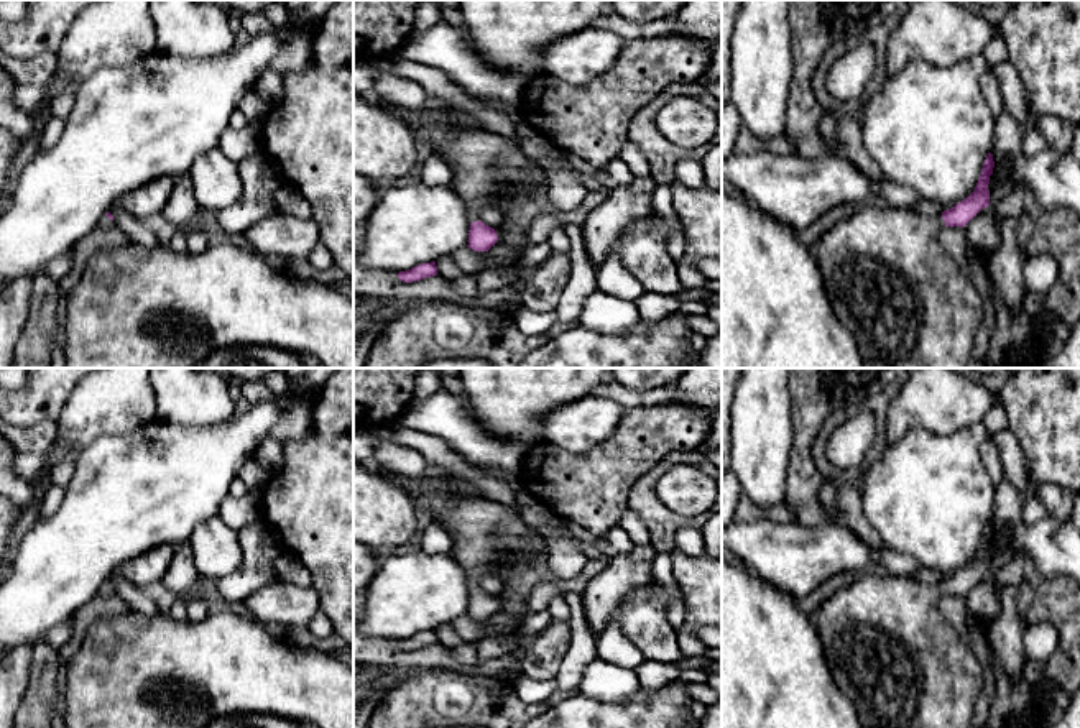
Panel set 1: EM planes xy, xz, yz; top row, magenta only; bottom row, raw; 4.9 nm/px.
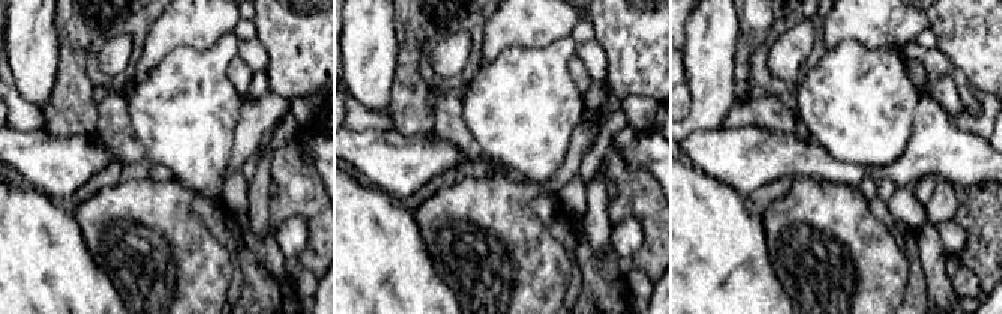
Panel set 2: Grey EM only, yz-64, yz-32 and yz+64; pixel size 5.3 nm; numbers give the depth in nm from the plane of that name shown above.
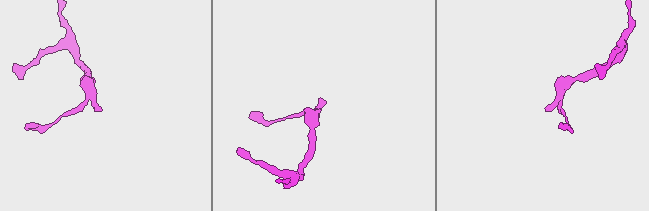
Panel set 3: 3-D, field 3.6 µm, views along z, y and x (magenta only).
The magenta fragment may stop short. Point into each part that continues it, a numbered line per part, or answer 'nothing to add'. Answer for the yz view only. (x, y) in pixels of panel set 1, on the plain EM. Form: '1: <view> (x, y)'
1: yz (888, 648)

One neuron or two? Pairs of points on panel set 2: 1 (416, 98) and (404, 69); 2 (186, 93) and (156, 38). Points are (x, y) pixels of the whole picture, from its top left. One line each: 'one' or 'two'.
1: one
2: two

